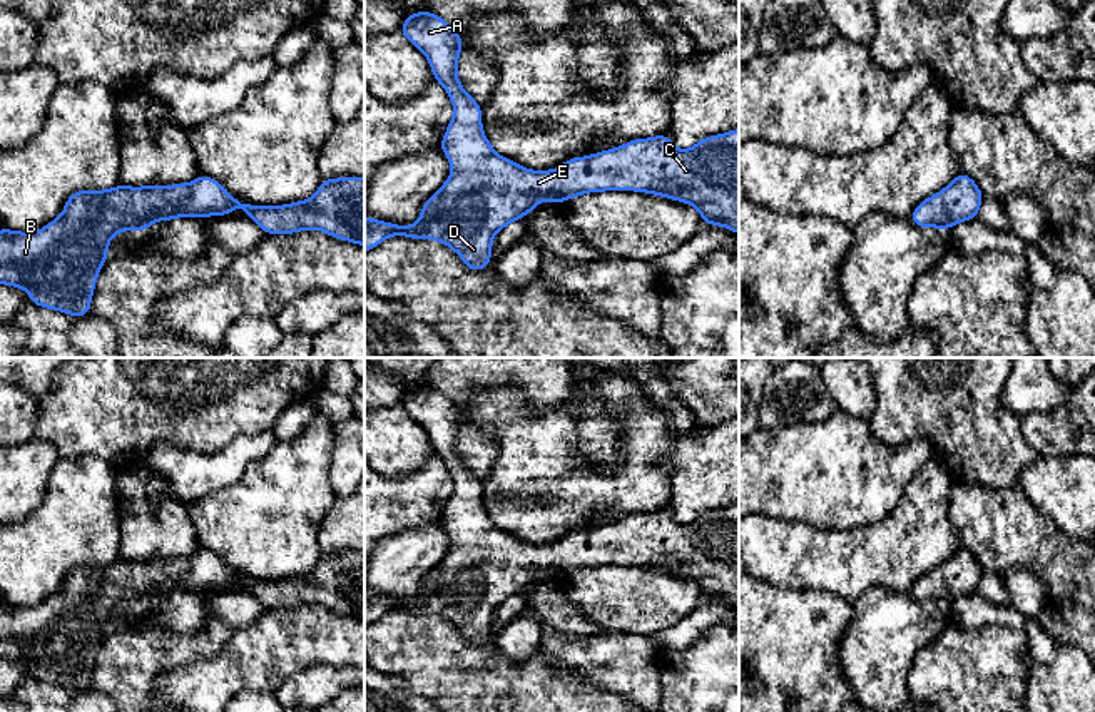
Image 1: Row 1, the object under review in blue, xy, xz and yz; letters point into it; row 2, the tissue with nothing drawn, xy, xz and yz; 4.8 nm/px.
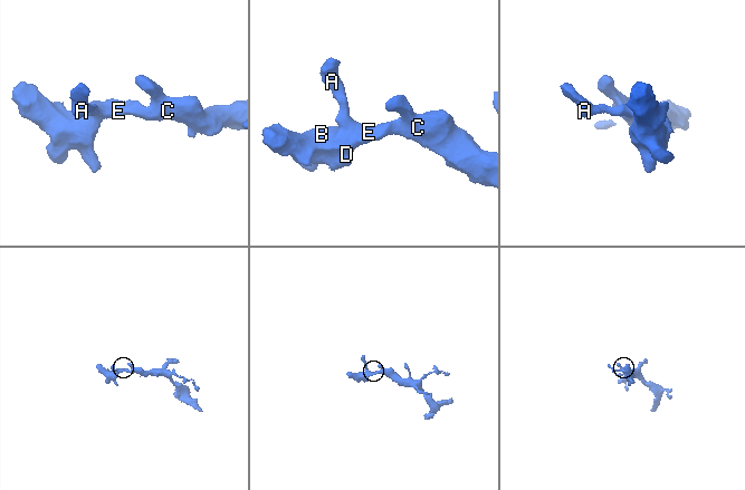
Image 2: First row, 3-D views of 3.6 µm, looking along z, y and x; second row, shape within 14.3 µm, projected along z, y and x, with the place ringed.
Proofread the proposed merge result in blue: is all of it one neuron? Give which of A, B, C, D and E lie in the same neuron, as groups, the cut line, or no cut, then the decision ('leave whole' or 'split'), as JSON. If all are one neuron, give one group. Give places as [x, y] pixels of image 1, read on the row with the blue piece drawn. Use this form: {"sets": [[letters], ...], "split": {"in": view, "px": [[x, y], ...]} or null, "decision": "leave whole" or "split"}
{"sets": [["A", "B", "C", "D", "E"]], "split": null, "decision": "leave whole"}

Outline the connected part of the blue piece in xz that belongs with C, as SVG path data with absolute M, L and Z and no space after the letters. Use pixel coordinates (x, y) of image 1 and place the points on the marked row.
M421 10L406 17L400 32L428 57L435 80L451 97L455 115L440 149L446 154L453 174L423 204L415 226L390 224L364 216L364 252L390 236L433 239L450 246L468 269L481 271L491 259L493 236L512 221L523 219L528 211L535 211L540 199L558 206L585 192L610 189L649 192L695 206L704 224L724 226L739 234L739 129L705 137L687 150L675 149L672 140L662 134L652 139L635 139L593 155L568 159L553 170L528 170L498 155L485 137L481 107L463 90L456 77L463 40L445 18Z

